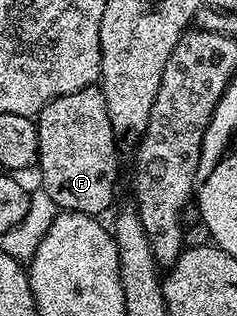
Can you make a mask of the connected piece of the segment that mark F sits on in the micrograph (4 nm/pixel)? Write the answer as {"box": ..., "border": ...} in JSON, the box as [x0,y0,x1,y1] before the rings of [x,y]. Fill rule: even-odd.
{"box":[35,88,119,215],"border":[[[100,88],[80,89],[71,95],[63,95],[47,103],[35,118],[37,122],[37,165],[41,169],[40,188],[57,204],[58,210],[67,213],[101,215],[113,201],[117,189],[117,148],[119,142],[113,133],[111,119],[107,115],[107,103]]]}

